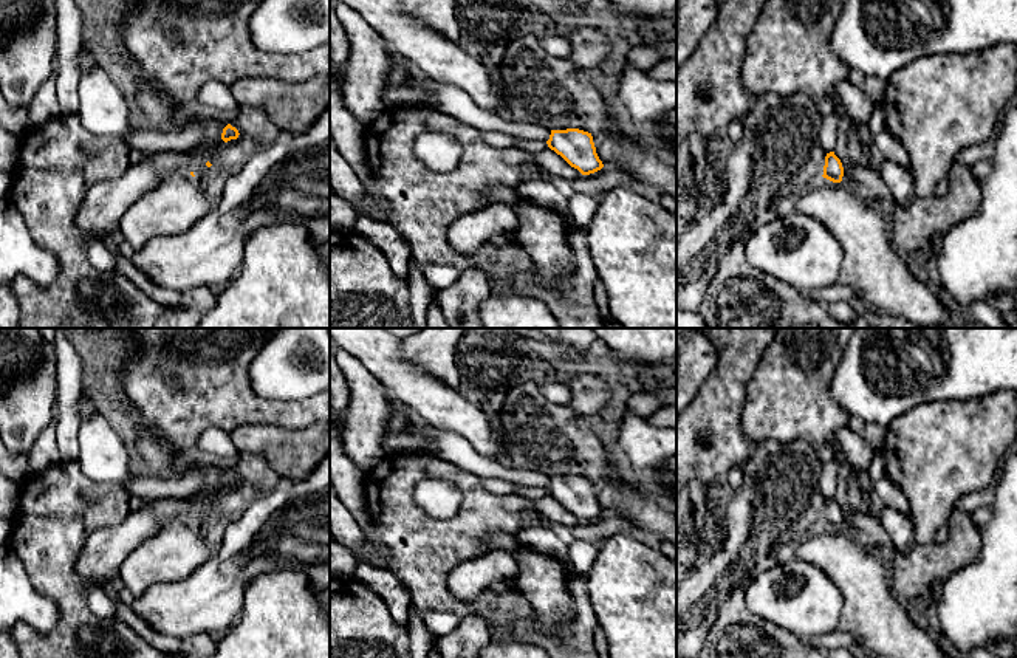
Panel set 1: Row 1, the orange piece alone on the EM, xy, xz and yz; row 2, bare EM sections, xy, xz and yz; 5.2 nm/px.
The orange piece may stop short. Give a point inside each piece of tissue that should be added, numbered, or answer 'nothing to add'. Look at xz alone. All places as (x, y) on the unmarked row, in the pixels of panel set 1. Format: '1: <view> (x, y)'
nothing to add

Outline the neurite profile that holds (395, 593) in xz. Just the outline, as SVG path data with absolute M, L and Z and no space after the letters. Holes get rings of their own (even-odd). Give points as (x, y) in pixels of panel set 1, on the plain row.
M359 562L353 576L384 599L396 624L402 629L407 627L412 593L396 574L385 568L376 568L370 564Z

